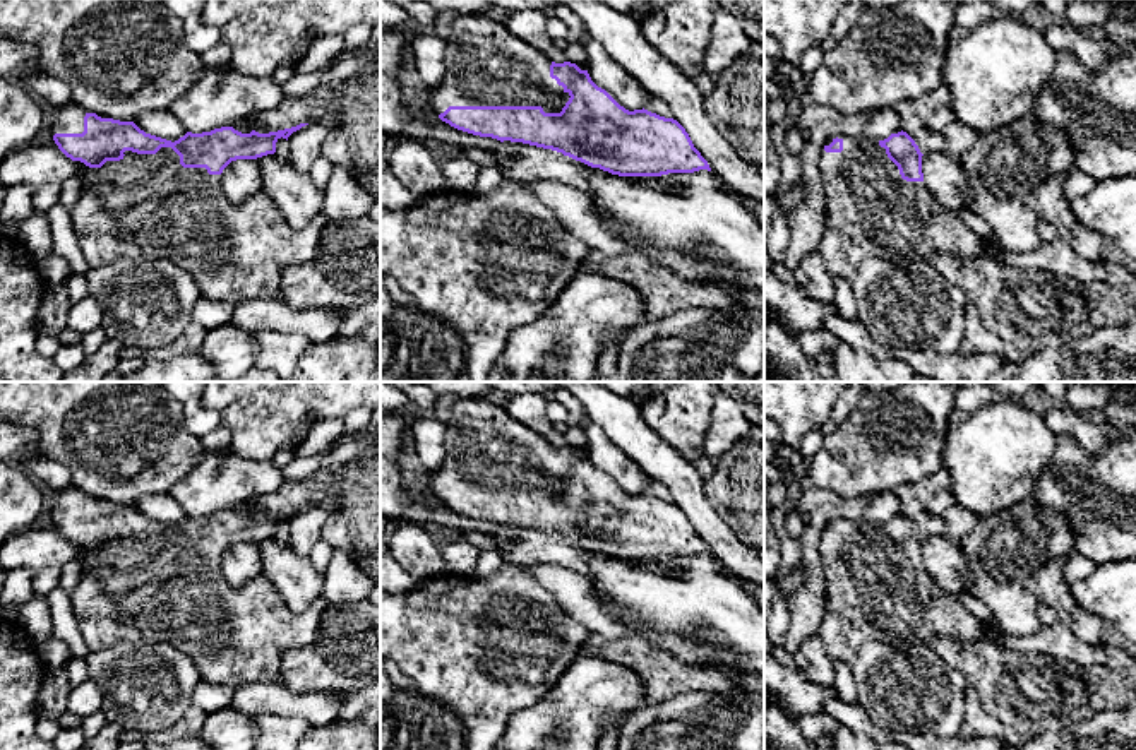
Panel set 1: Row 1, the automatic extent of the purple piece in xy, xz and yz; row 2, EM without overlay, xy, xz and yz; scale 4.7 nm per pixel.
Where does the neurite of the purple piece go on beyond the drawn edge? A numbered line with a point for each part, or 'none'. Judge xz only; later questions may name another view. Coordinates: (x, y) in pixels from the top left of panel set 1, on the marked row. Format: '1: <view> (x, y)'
1: xz (485, 65)

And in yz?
1: yz (869, 211)

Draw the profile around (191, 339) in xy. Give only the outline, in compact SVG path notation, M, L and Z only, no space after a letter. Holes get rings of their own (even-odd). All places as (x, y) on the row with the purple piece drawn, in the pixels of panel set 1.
M190 324L173 342L161 348L122 346L123 360L170 360L178 354L197 353L207 336L207 330L197 324Z

